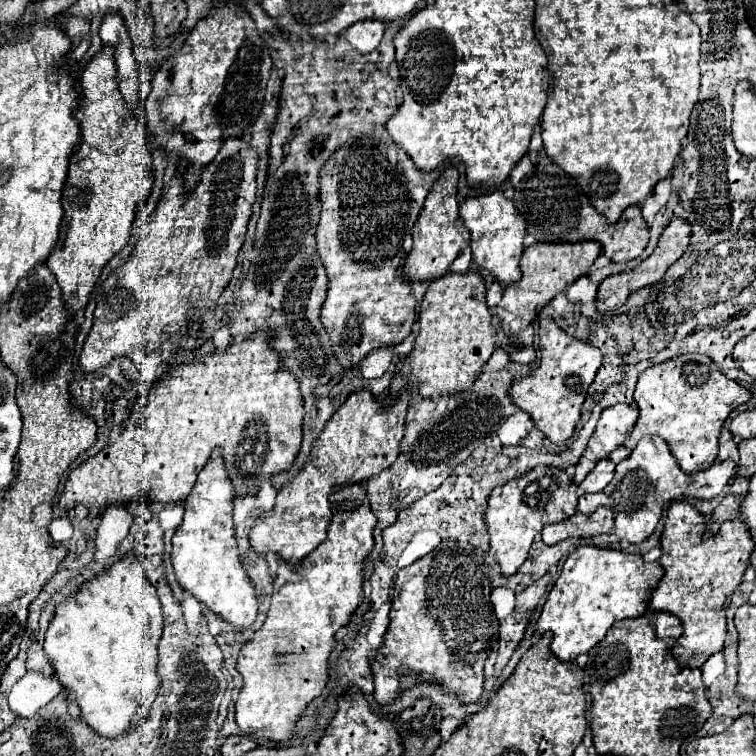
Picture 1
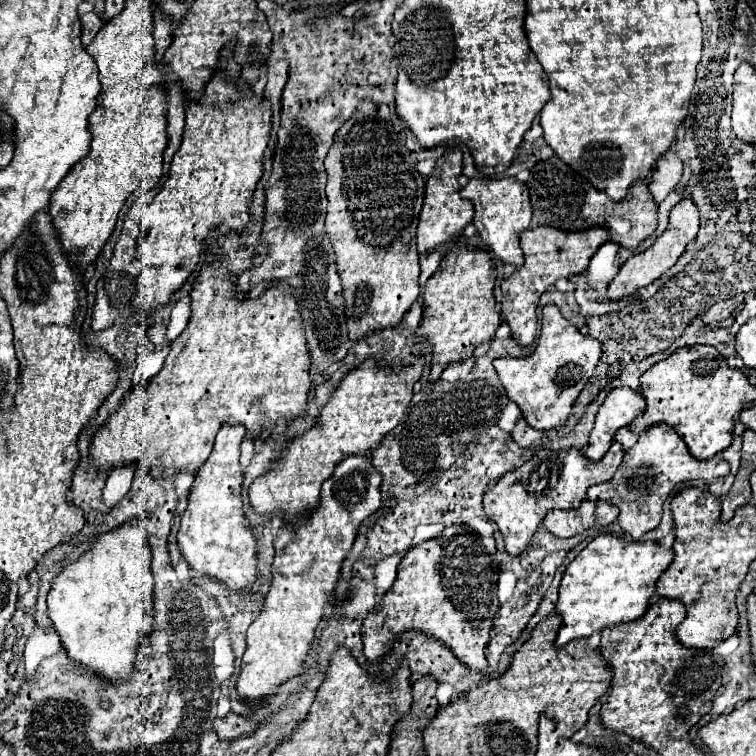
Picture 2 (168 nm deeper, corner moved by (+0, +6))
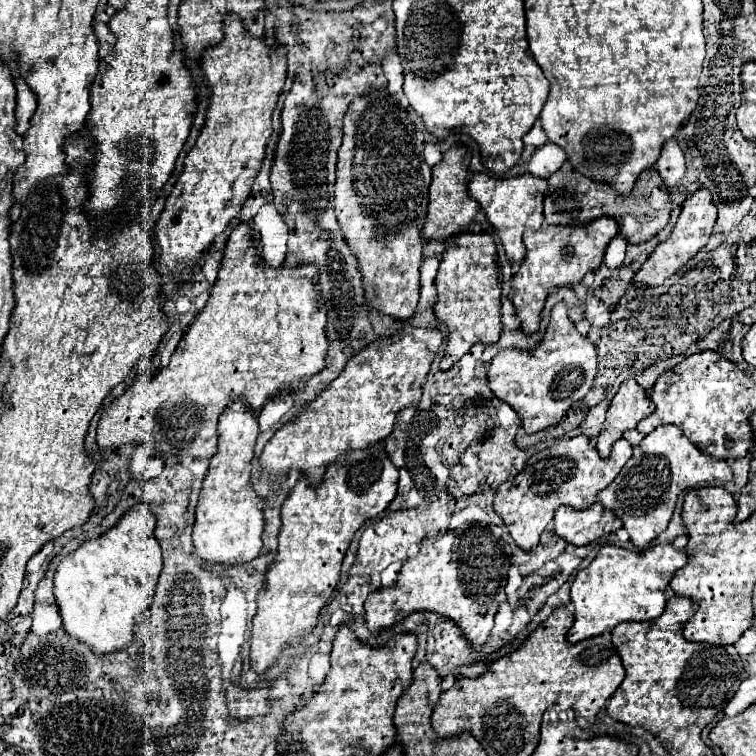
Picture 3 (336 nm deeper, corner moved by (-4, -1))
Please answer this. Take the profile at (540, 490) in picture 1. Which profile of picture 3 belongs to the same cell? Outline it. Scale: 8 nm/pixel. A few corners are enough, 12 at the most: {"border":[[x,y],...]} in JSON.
{"border":[[587,435],[527,459],[495,495],[523,551],[557,507],[591,507],[631,457]]}

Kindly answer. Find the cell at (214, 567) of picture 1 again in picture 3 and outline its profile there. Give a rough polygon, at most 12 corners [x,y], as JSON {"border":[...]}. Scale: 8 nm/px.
{"border":[[257,415],[219,417],[195,509],[195,553],[209,563],[259,557],[263,499],[251,485]]}

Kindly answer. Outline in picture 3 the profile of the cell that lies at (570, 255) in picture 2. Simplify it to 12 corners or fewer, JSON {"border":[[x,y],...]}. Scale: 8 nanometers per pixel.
{"border":[[619,225],[523,233],[527,253],[509,299],[525,333],[539,329],[549,289],[575,285],[603,261]]}

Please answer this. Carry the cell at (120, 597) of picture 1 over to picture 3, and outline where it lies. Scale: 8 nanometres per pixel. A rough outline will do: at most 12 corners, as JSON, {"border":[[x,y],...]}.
{"border":[[137,503],[59,563],[65,631],[125,649],[161,547]]}

